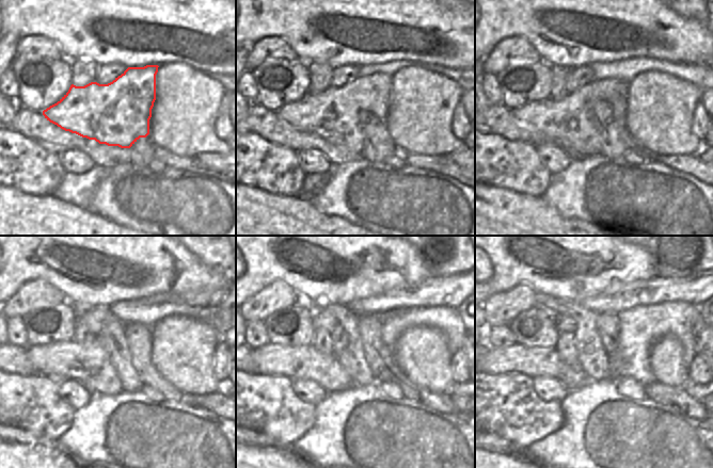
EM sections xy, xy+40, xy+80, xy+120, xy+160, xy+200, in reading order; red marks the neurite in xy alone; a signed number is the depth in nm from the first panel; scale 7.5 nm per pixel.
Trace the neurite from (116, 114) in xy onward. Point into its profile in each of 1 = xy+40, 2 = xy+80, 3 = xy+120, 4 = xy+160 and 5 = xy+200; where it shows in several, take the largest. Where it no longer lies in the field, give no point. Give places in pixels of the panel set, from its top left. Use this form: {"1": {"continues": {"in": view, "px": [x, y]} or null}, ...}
{"1": {"continues": {"in": "xy+40", "px": [333, 114]}}, "2": {"continues": {"in": "xy+80", "px": [570, 119]}}, "3": {"continues": {"in": "xy+120", "px": [89, 364]}}, "4": {"continues": {"in": "xy+160", "px": [307, 362]}}, "5": {"continues": {"in": "xy+200", "px": [533, 362]}}}

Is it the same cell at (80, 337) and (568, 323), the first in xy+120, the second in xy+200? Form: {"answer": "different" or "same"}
{"answer": "different"}

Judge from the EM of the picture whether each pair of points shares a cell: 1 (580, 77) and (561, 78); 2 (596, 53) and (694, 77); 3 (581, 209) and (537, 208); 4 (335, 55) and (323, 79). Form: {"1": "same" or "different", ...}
{"1": "different", "2": "different", "3": "different", "4": "different"}

